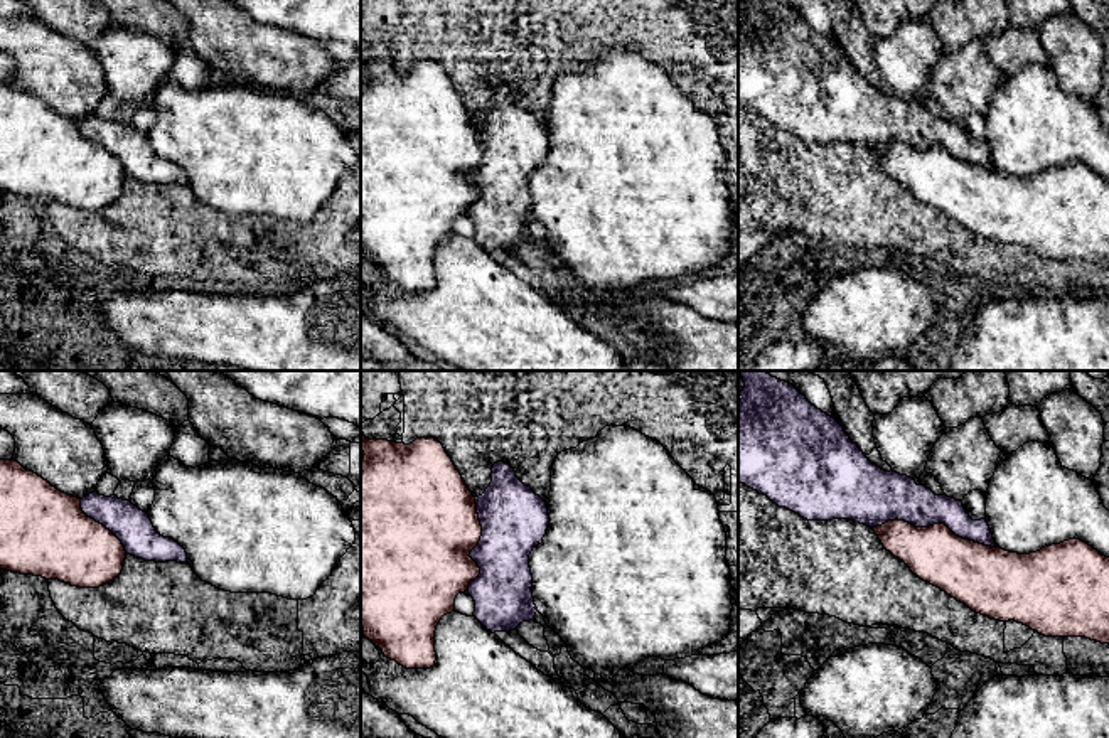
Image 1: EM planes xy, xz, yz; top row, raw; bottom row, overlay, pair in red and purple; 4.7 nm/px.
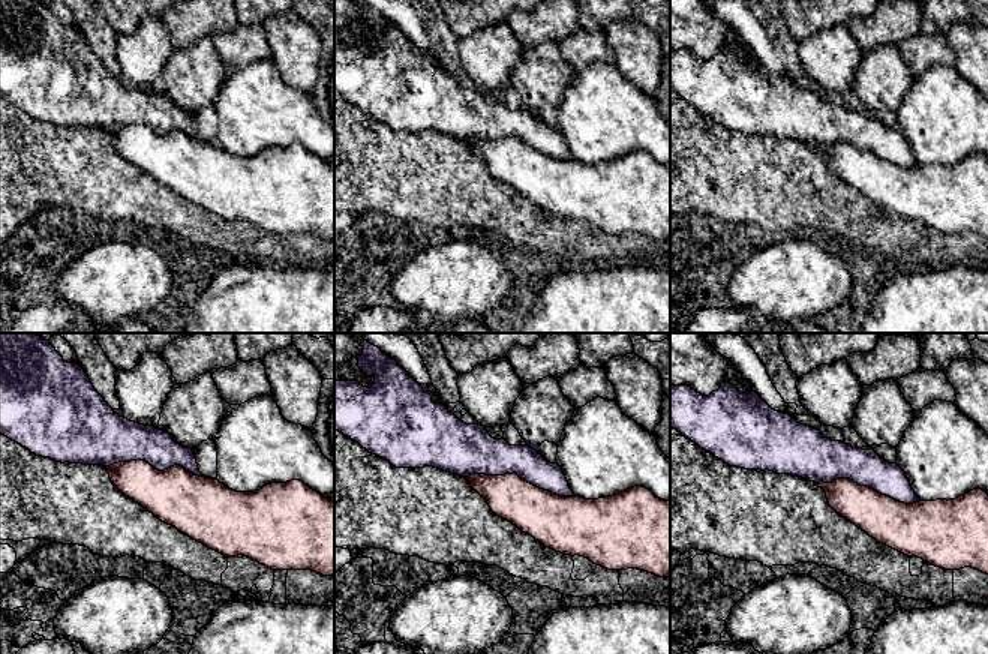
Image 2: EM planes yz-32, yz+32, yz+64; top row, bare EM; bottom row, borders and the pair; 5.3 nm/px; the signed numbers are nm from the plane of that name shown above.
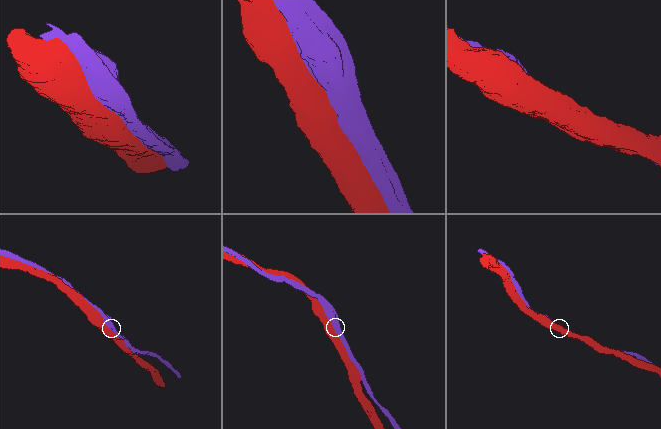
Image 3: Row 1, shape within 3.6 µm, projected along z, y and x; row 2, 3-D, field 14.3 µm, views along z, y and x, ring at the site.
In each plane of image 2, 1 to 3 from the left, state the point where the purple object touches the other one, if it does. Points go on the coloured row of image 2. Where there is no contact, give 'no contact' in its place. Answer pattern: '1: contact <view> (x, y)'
1: contact yz-32 (155, 468)
2: contact yz+32 (517, 476)
3: contact yz+64 (868, 488)

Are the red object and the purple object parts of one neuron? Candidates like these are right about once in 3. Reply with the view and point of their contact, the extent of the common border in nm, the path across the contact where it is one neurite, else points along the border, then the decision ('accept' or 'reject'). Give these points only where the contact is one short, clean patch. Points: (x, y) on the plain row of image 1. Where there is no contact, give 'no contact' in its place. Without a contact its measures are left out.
meets red in yz at (934, 147); contact 600 nm long; reject

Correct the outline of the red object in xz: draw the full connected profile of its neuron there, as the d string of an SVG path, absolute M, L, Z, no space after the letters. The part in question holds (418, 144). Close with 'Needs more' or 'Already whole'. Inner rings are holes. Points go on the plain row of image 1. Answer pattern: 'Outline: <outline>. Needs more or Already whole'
Outline: M361 45L361 253L384 280L406 291L435 288L435 253L443 238L455 234L455 221L479 201L480 190L469 179L479 167L482 148L475 120L435 61L413 66L369 62Z. Already whole

